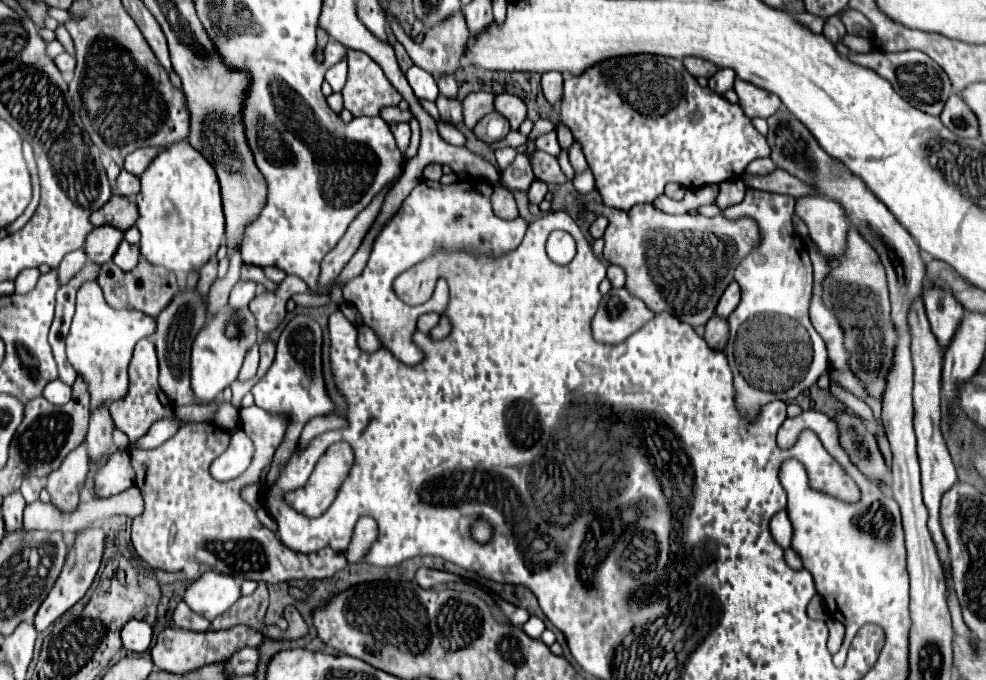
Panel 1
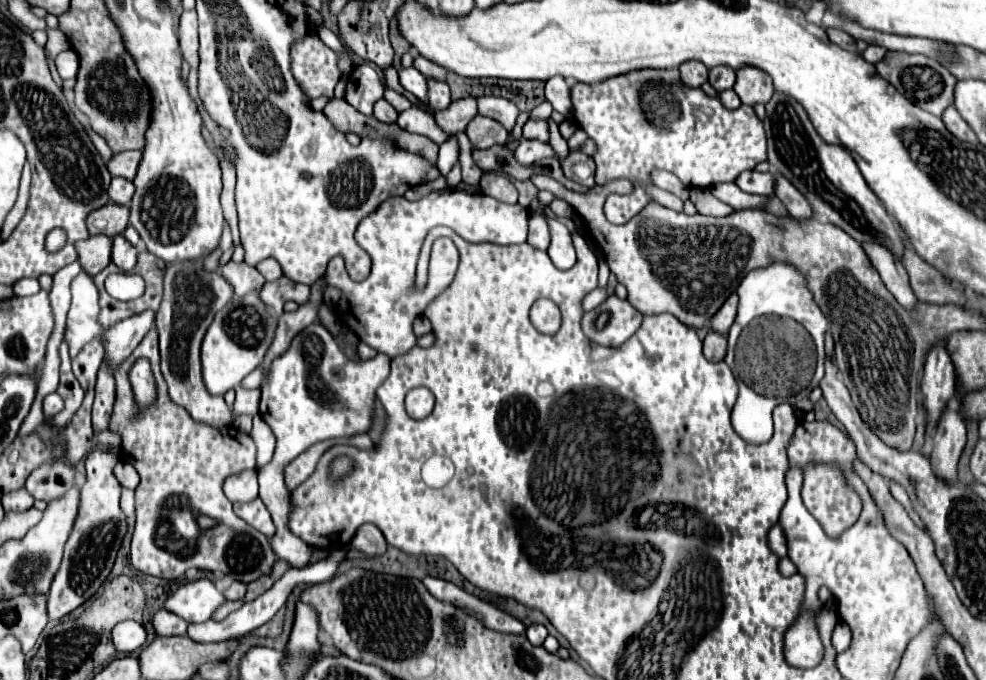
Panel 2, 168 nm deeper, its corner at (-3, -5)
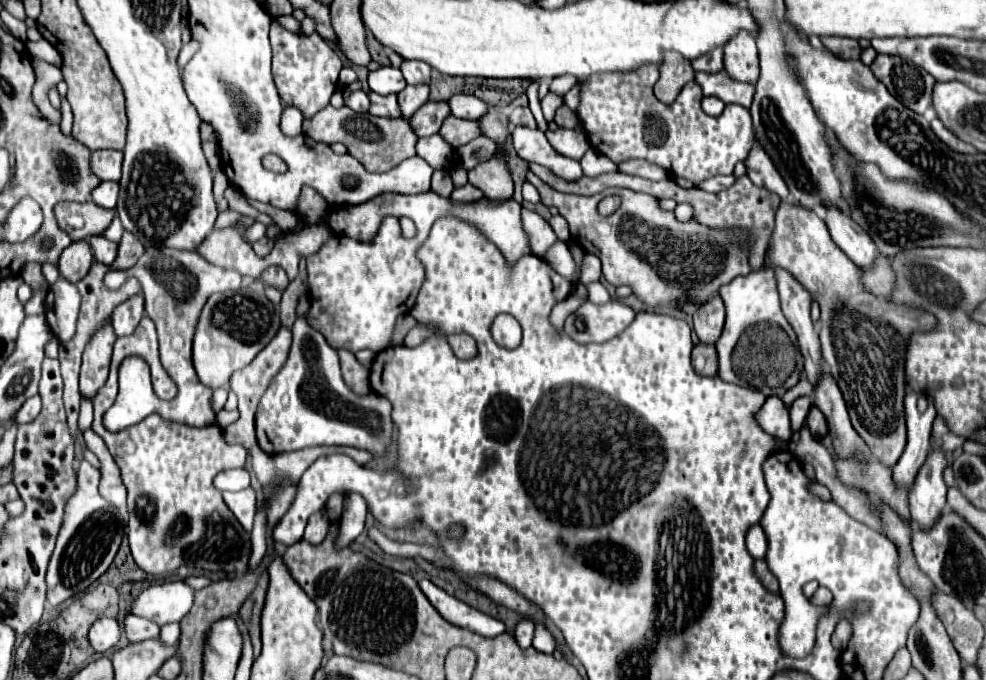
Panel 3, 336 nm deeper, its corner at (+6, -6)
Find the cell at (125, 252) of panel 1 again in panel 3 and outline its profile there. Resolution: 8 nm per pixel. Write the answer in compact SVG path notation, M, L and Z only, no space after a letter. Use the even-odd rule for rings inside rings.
M91 236L89 246L93 250L95 260L99 260L99 262L111 264L115 260L115 256L117 256L117 244L109 242L105 236Z

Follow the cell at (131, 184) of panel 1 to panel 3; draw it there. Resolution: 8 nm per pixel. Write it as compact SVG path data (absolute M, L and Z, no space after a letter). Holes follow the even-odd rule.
M101 182L93 192L93 202L101 208L113 210L117 204L117 194L119 194L119 184L117 182Z

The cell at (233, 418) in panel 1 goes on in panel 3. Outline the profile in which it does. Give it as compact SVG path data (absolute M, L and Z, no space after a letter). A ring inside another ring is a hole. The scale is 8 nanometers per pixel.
M155 246L147 248L141 254L141 258L131 268L131 272L133 276L137 276L143 288L145 312L157 326L161 364L179 388L179 396L175 400L161 402L159 406L153 406L151 412L161 414L163 420L197 426L197 428L213 424L213 418L215 418L213 408L211 408L213 390L199 382L199 376L191 362L191 340L193 340L195 326L207 298L213 292L237 290L241 284L241 274L237 270L227 270L227 268L209 264L195 250L189 252L189 250L155 248Z

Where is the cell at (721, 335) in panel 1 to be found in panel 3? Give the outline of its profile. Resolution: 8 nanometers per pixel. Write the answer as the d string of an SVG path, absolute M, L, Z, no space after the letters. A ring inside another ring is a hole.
M697 344L693 348L693 368L699 376L715 376L717 374L717 350L715 350L715 346Z

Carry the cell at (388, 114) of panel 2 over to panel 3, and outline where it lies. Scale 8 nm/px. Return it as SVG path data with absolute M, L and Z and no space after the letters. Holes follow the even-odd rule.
M355 90L345 100L345 106L355 110L355 112L367 112L369 110L369 98L367 98L367 94L363 90Z

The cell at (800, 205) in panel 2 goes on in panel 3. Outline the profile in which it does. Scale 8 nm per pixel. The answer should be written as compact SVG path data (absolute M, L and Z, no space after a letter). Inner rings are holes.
M757 140L745 158L745 166L747 166L747 176L751 178L753 184L765 186L767 190L775 190L775 194L779 194L781 200L787 200L789 190L785 186L785 180L781 178L779 170L773 166L773 160L763 150L763 146L759 146Z

